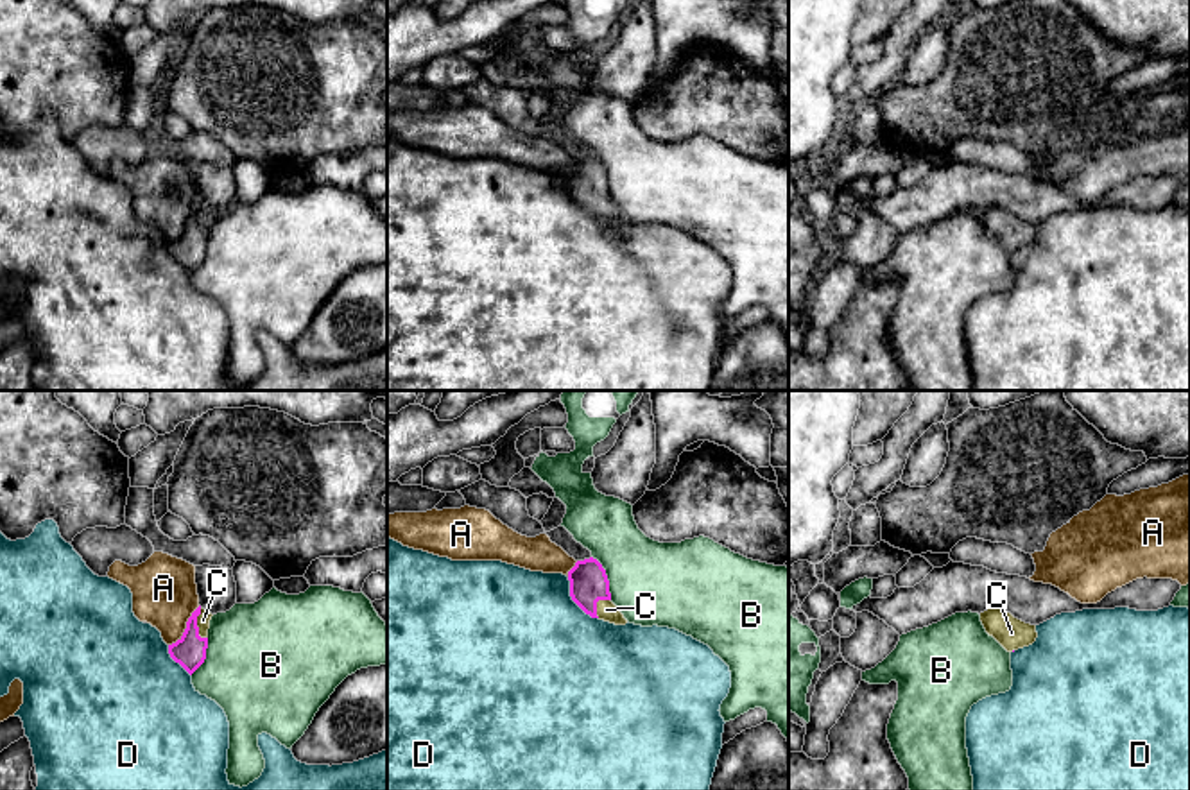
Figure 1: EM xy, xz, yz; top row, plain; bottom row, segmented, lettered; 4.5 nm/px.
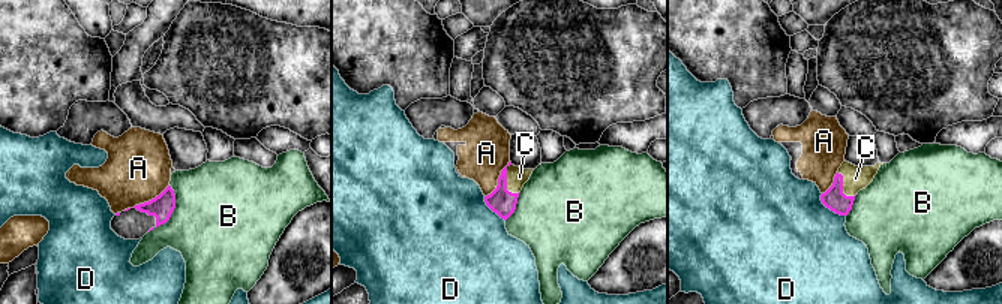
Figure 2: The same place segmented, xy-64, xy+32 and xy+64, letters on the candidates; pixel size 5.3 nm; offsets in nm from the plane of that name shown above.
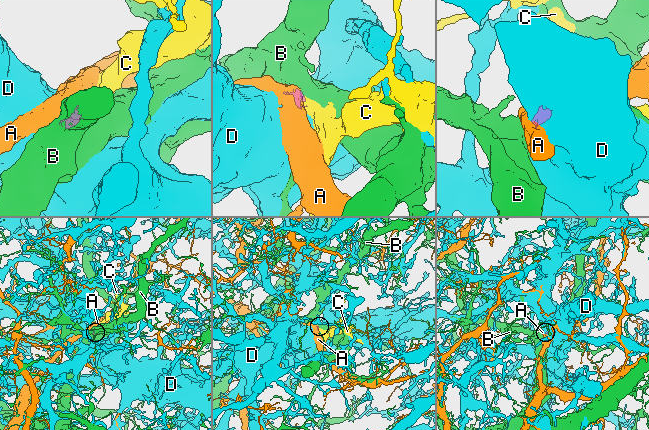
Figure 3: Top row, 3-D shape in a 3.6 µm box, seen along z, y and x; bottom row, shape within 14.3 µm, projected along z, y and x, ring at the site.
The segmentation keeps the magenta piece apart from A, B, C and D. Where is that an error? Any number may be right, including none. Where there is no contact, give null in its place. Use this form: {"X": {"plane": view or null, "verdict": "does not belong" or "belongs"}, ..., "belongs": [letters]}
{"A": {"plane": "xy", "verdict": "does not belong"}, "B": {"plane": "xz", "verdict": "does not belong"}, "C": {"plane": "xy", "verdict": "belongs"}, "D": {"plane": "xz", "verdict": "does not belong"}, "belongs": ["C"]}

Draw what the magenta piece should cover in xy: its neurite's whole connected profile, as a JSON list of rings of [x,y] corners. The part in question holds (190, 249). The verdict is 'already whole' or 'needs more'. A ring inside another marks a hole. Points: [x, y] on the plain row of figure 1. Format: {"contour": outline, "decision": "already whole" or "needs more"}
{"contour": [[[199,204],[188,217],[183,235],[176,242],[168,244],[170,256],[179,262],[190,274],[206,258],[211,215],[211,211]]], "decision": "needs more"}

